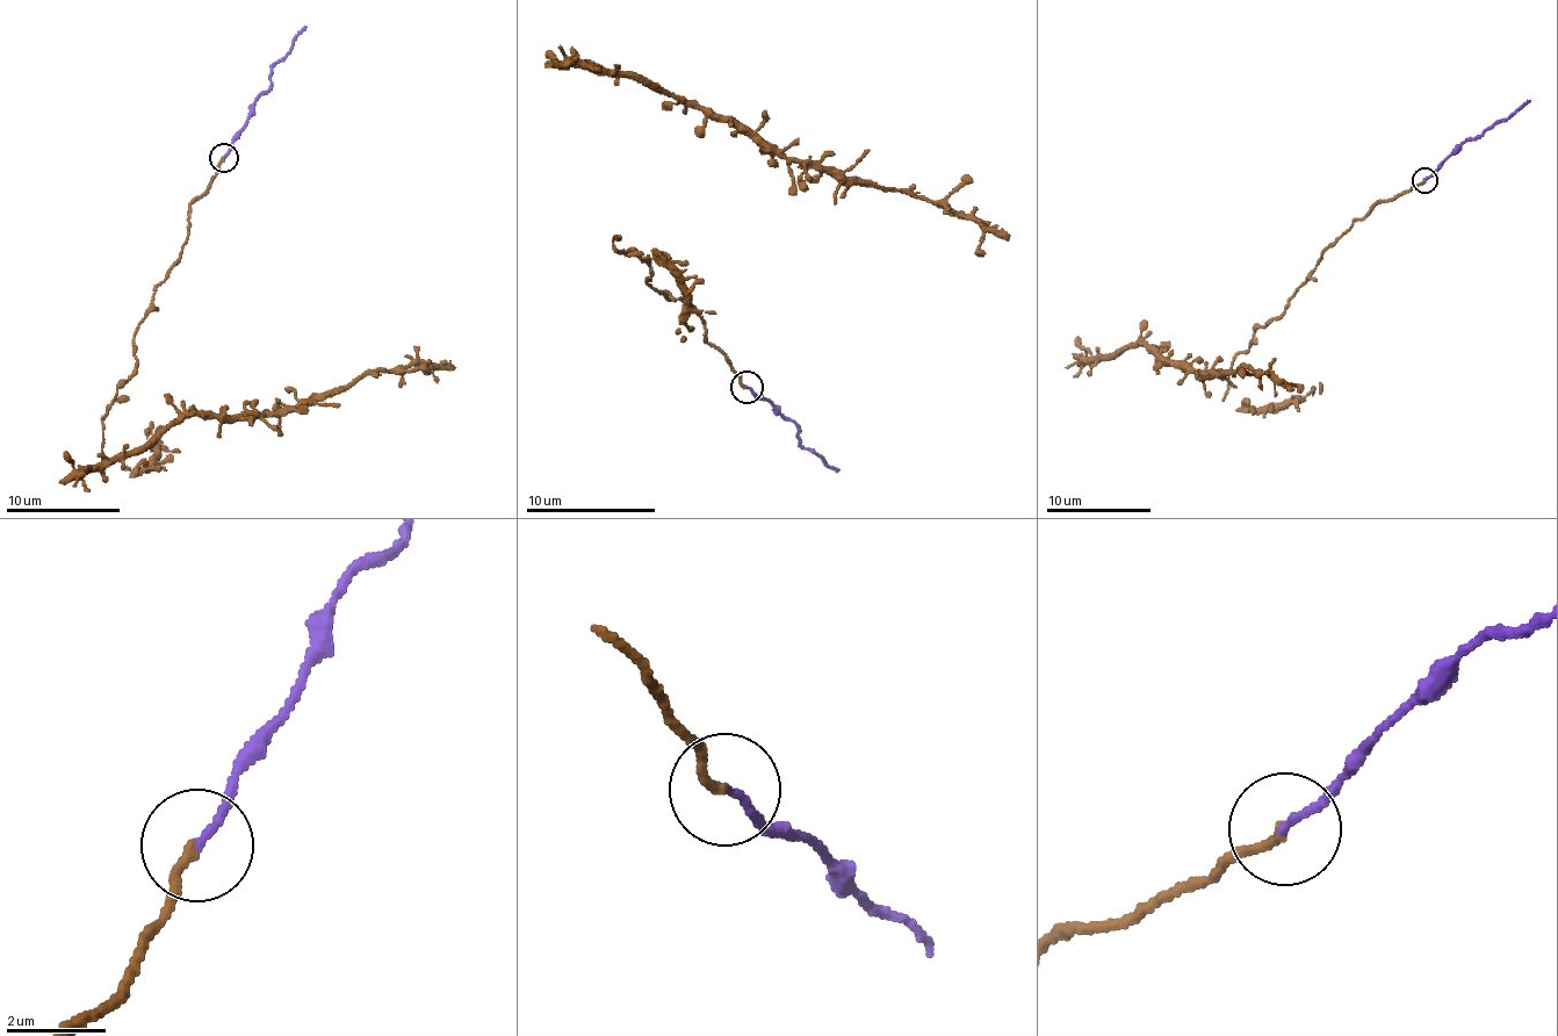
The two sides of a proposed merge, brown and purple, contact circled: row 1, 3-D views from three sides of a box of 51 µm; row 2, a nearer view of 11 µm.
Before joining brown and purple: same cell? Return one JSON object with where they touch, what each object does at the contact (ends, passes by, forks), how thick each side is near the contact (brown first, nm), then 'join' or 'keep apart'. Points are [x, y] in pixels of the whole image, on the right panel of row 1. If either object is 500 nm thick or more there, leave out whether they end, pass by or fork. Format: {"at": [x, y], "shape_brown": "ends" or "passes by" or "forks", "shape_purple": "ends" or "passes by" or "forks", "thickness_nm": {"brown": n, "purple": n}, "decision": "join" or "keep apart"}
{"at": [1425, 180], "shape_brown": "ends", "shape_purple": "ends", "thickness_nm": {"brown": 200, "purple": 160}, "decision": "join"}

